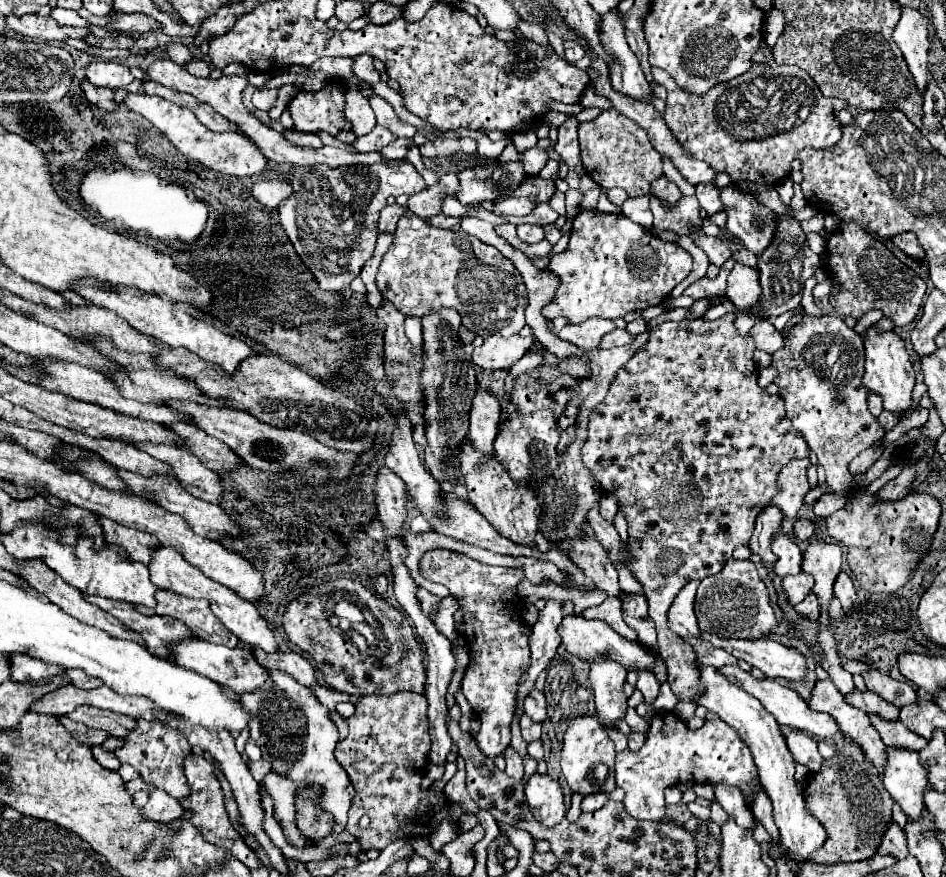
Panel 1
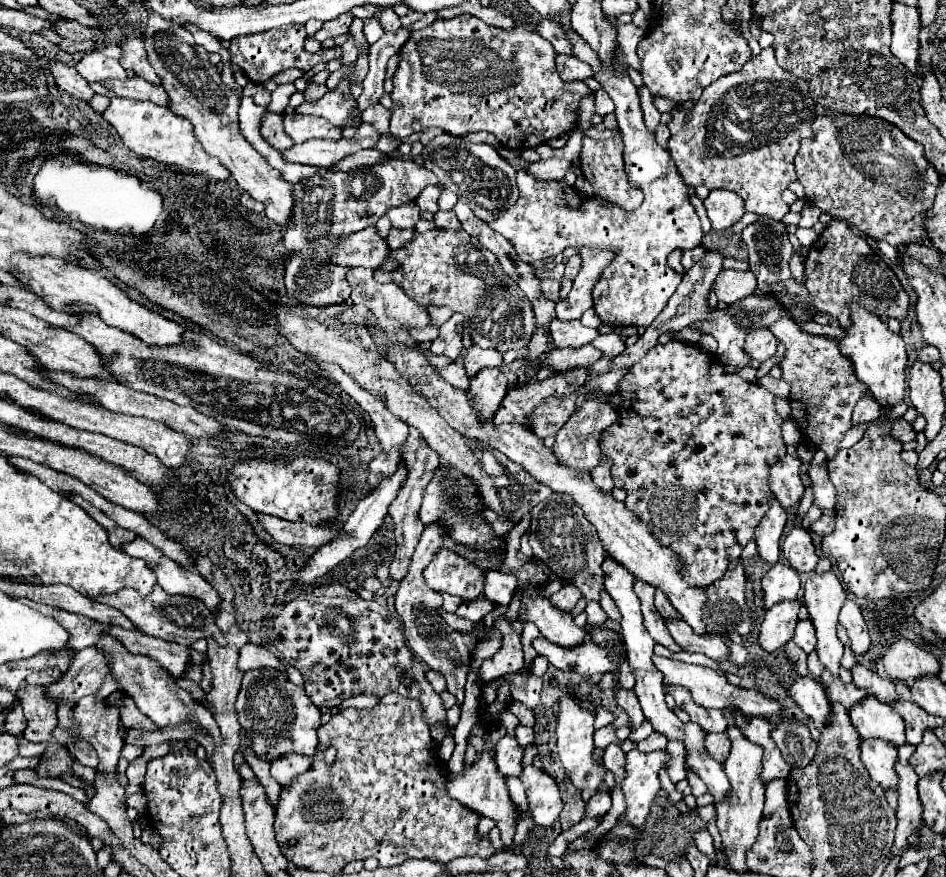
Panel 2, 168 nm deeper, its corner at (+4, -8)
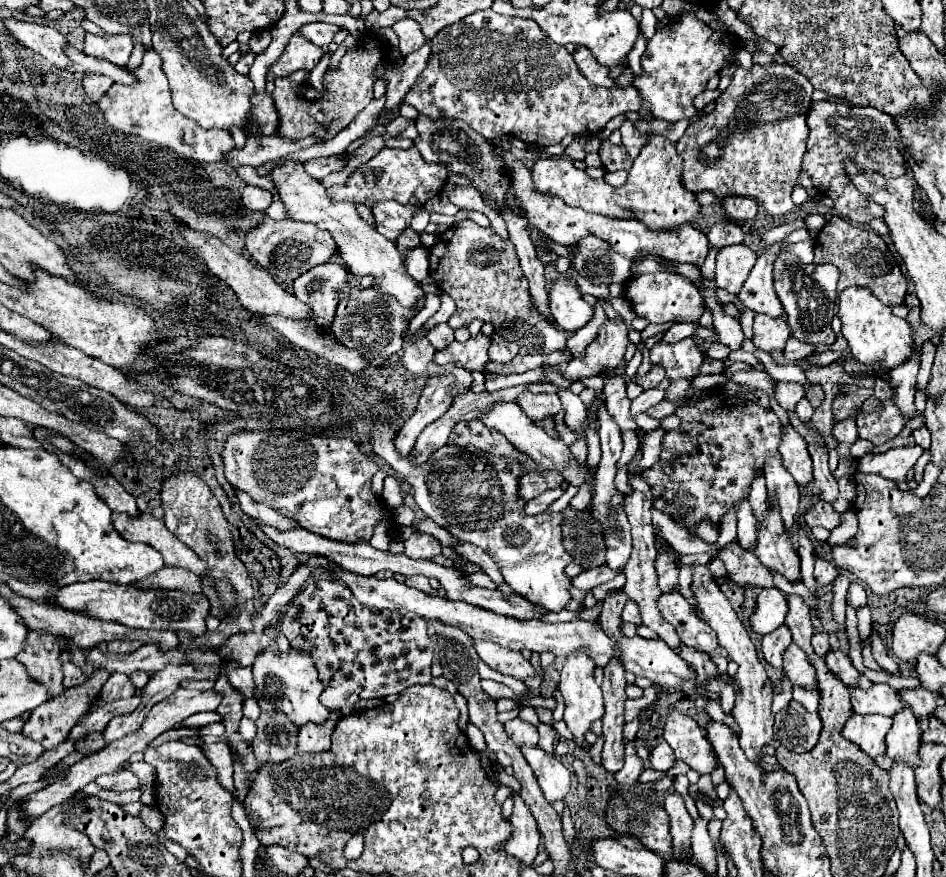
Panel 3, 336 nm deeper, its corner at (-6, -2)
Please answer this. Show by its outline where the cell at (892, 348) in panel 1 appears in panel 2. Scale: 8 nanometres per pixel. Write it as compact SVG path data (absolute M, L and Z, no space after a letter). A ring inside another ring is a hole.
M850 305L850 327L846 329L846 335L840 339L838 347L844 357L850 357L858 381L868 385L870 393L882 407L904 401L908 353L902 337L898 333L892 333L880 317L860 305Z

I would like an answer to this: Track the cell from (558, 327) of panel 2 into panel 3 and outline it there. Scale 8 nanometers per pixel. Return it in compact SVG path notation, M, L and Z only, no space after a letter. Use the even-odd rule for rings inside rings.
M560 277L548 289L550 293L550 313L554 317L556 327L562 331L580 331L594 315L590 303L582 299L576 283L572 279Z

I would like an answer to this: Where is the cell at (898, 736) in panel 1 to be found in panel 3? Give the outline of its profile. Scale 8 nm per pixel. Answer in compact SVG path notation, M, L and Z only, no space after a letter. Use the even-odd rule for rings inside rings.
M872 685L868 691L850 689L850 697L852 707L858 715L880 713L886 717L894 717L900 709L904 709L904 703L890 685Z

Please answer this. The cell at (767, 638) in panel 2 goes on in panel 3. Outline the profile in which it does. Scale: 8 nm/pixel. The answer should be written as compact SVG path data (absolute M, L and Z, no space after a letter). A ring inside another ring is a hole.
M780 625L776 631L768 633L762 637L762 653L764 659L772 665L772 667L782 667L782 653L786 651L786 647L792 643L792 633L788 631L788 625Z

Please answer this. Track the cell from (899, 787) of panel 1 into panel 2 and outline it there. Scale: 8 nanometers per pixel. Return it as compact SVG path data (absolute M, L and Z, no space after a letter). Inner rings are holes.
M862 739L860 741L862 763L868 769L870 777L878 781L884 789L898 787L898 777L894 773L896 747L884 739Z

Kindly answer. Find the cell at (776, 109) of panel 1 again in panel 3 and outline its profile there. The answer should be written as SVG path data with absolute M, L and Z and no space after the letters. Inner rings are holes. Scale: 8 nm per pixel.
M776 61L768 65L754 63L750 71L738 65L730 85L718 97L714 111L704 115L700 121L688 125L686 133L676 143L678 153L684 157L684 171L682 171L684 187L694 193L712 191L720 199L734 193L752 197L754 201L764 205L764 209L774 217L790 213L796 207L790 193L794 185L800 183L802 157L808 139L806 115L808 107L812 105L812 93L814 93L812 83L788 63L784 65Z

